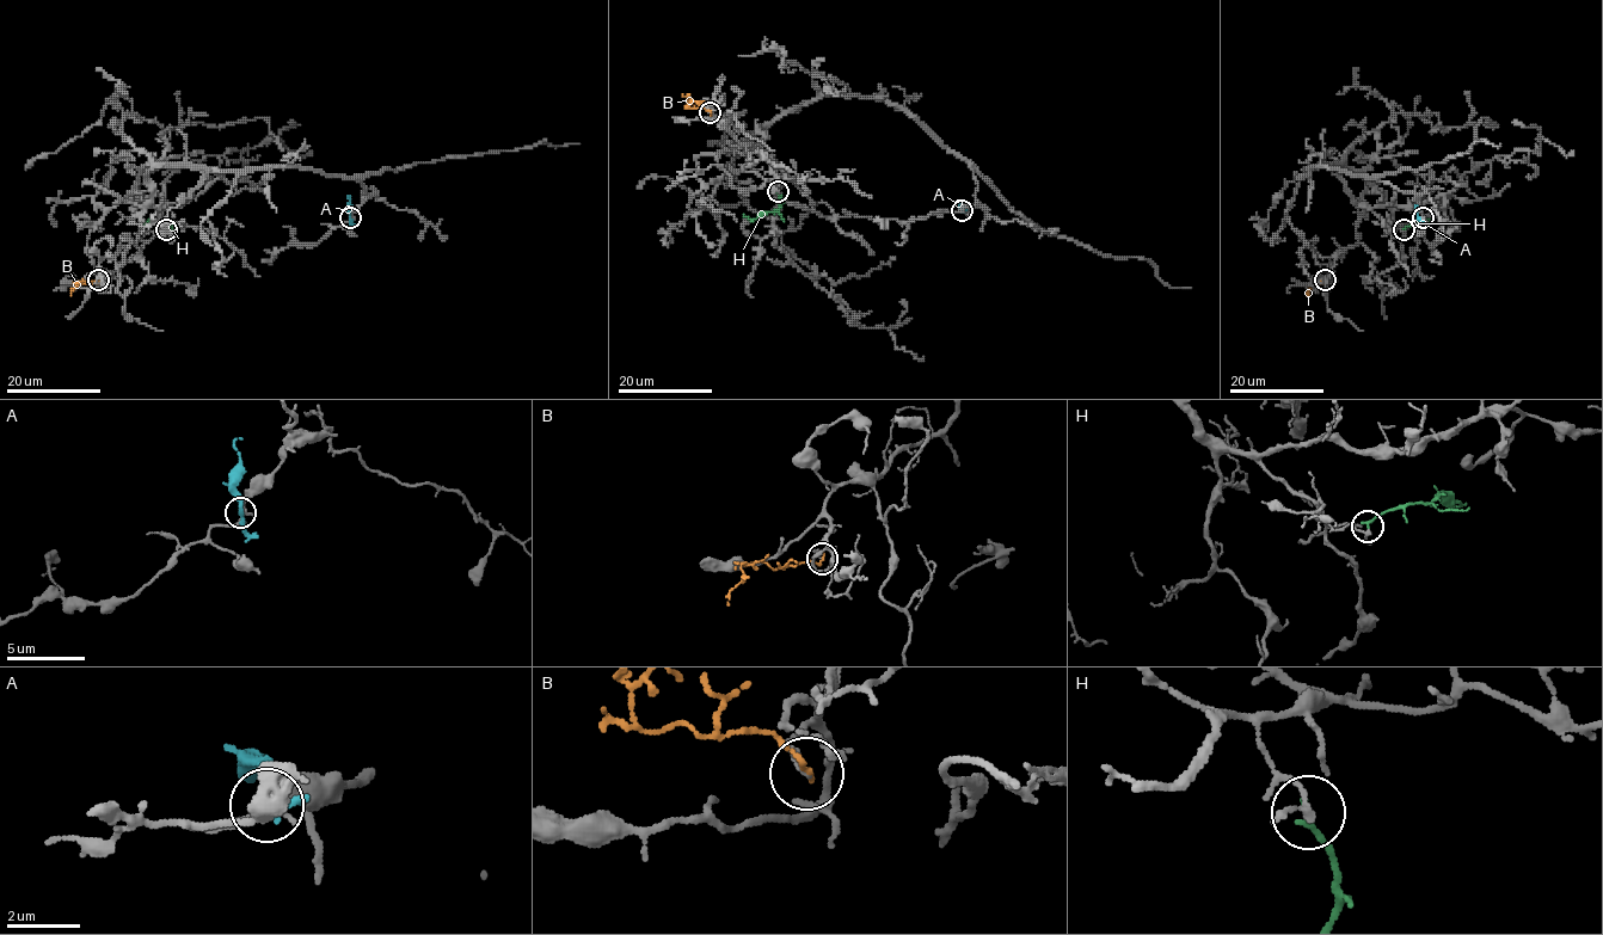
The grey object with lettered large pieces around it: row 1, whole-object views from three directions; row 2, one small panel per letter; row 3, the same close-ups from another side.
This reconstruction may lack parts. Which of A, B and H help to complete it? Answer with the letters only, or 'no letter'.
no letter

